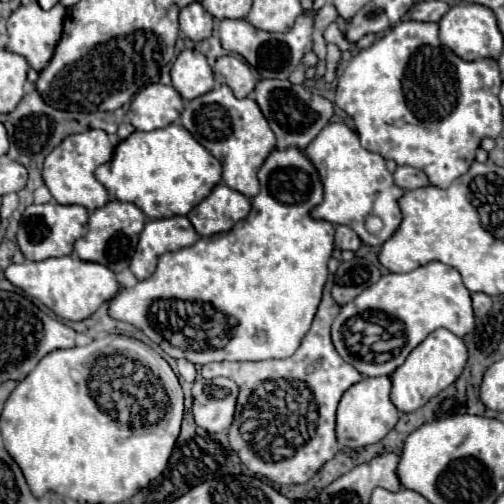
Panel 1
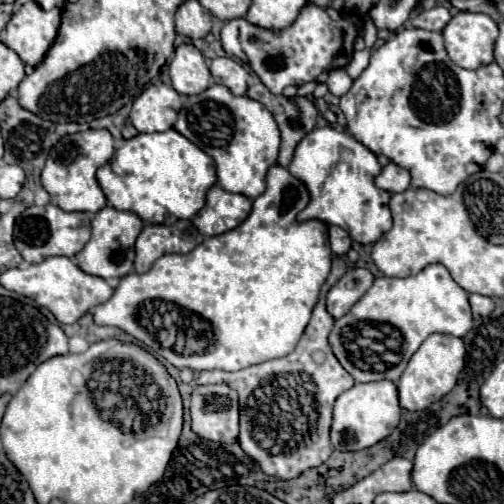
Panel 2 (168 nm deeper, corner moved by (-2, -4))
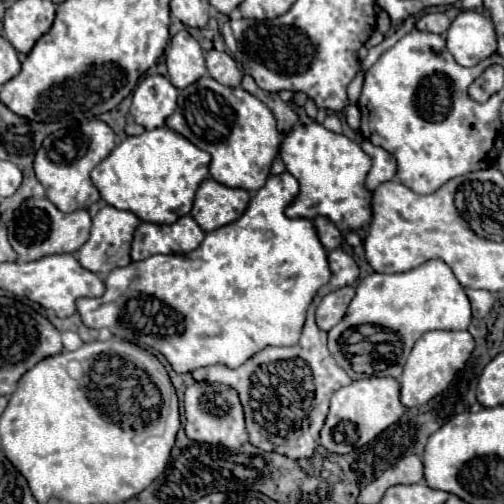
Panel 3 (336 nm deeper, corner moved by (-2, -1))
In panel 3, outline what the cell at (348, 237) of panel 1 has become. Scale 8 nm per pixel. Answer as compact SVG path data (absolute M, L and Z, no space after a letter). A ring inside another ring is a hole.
M324 216L320 218L314 218L314 226L318 230L318 236L320 236L320 242L326 250L336 250L340 244L342 244L342 234L340 230Z

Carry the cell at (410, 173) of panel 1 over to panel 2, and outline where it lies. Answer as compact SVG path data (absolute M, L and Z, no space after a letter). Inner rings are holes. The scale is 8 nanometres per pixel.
M388 163L380 171L380 175L374 179L374 185L384 191L390 191L390 193L400 193L410 187L410 173L402 167L398 167L396 163Z

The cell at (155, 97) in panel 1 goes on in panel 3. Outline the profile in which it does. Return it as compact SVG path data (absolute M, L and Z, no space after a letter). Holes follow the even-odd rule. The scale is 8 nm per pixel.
M146 76L134 90L130 114L146 130L166 124L166 118L176 110L178 90L166 76Z

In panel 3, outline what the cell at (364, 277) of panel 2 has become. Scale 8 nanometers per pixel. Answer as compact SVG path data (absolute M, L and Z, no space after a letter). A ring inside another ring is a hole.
M344 286L340 290L334 290L330 294L326 294L322 298L322 302L316 308L316 322L322 330L330 330L332 326L336 326L336 322L340 322L340 318L346 314L348 304L354 298L354 288L352 286Z

